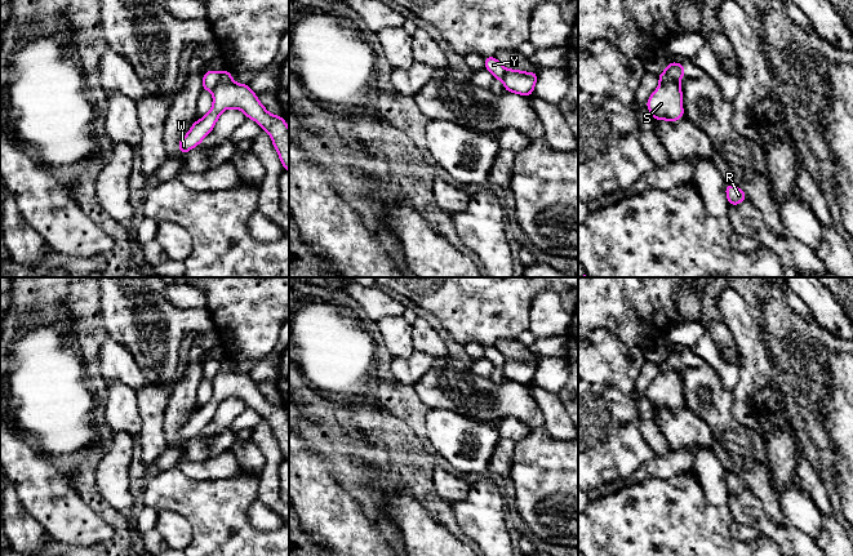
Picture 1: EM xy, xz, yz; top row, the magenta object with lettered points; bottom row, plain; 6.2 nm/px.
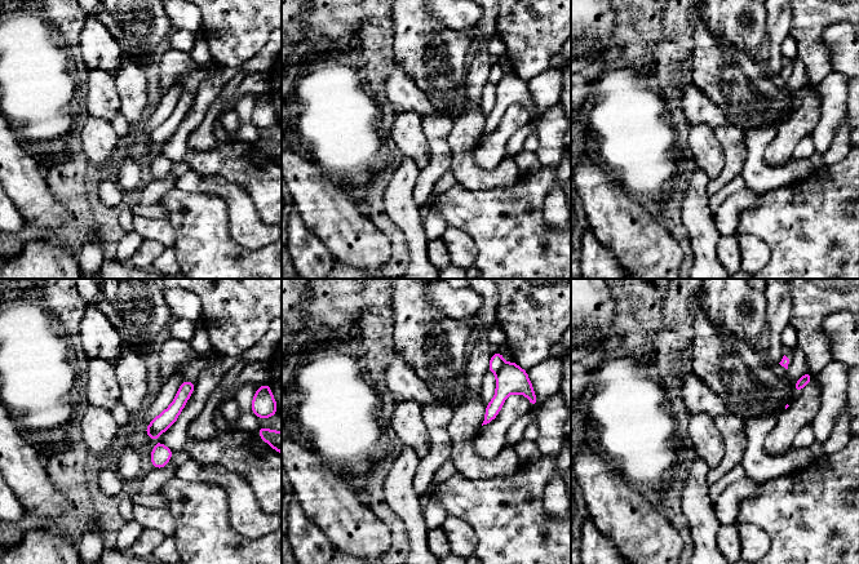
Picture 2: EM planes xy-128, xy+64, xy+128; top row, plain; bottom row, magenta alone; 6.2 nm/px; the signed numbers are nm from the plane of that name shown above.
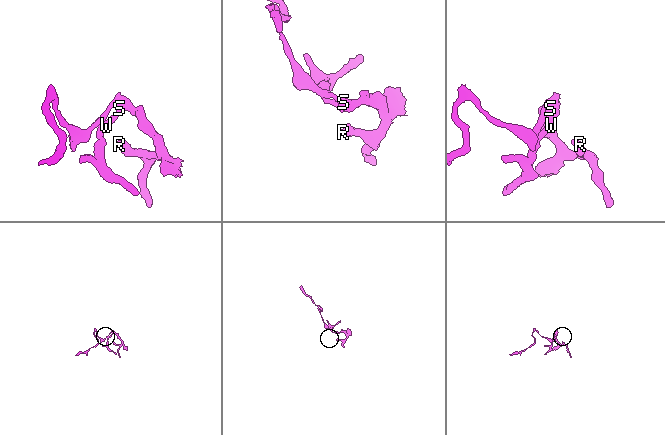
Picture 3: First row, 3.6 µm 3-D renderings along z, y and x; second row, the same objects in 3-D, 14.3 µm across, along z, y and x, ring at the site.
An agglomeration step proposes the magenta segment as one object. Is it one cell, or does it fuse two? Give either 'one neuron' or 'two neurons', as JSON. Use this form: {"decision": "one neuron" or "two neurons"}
{"decision": "two neurons"}

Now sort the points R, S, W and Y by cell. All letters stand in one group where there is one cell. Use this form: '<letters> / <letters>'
R S W / Y

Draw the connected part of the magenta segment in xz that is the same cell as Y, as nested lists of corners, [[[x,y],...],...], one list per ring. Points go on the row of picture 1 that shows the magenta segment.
[[[484,57],[485,68],[493,75],[494,79],[503,80],[506,68],[496,57]]]

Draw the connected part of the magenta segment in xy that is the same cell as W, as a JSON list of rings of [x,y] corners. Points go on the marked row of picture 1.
[[[228,70],[221,72],[219,81],[213,89],[212,110],[204,117],[196,120],[190,132],[178,142],[181,154],[186,155],[191,148],[199,146],[226,108],[237,108],[248,119],[258,123],[270,134],[284,170],[289,172],[289,128],[284,117],[271,115],[250,86],[235,83]]]

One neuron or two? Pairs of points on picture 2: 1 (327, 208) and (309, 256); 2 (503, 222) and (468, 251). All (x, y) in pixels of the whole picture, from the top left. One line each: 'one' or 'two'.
1: two
2: two

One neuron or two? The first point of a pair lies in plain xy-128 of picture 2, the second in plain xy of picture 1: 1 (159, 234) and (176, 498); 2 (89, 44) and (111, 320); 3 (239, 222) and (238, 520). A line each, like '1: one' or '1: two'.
1: two
2: two
3: two

